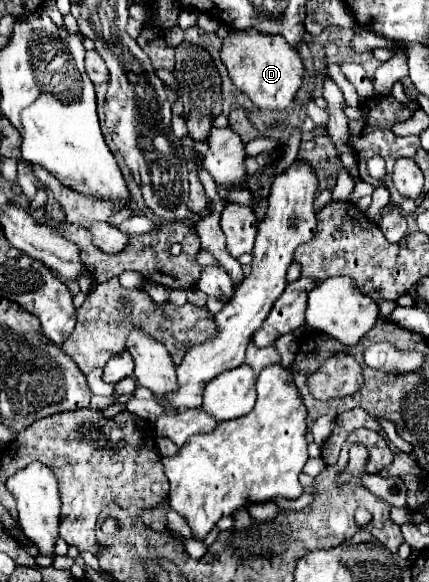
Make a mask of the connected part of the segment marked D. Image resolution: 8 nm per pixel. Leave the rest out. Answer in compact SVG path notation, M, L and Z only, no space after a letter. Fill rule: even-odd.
M232 28L230 36L222 40L220 58L228 68L234 86L242 90L258 108L288 110L296 90L302 84L304 68L300 56L282 36L268 36L256 30L236 32Z

